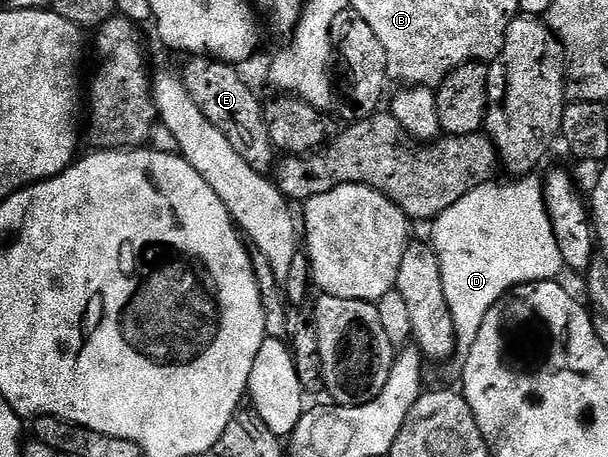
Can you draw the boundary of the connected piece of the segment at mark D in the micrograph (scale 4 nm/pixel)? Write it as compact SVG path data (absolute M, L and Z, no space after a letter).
M532 174L509 181L506 184L489 182L476 187L454 202L449 210L444 210L430 226L430 243L438 258L446 302L454 321L456 351L446 366L449 366L446 372L455 380L461 377L464 362L480 333L484 316L494 303L521 284L559 279L565 269L553 226L550 224L549 212L546 210L543 181Z

